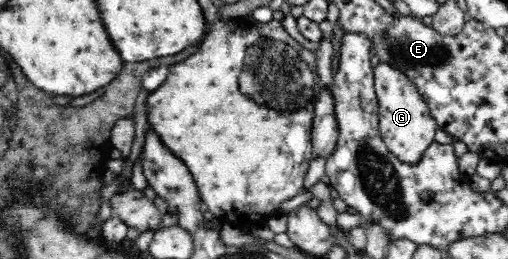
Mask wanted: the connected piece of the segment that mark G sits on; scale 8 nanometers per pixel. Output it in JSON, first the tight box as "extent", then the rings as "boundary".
{"extent":[373,63,439,165],"boundary":[[[378,63],[373,69],[373,76],[379,105],[379,129],[384,143],[400,162],[410,165],[420,162],[424,151],[434,143],[434,134],[439,128],[430,114],[428,104],[422,99],[414,82],[389,63]]]}

